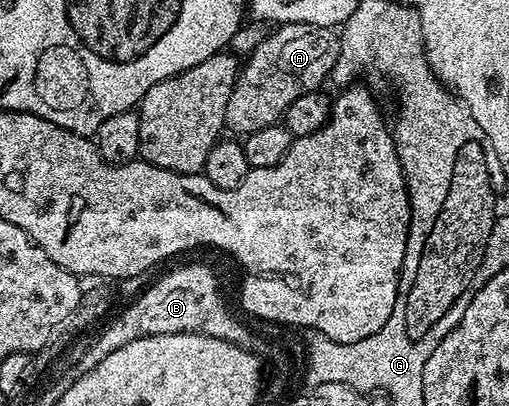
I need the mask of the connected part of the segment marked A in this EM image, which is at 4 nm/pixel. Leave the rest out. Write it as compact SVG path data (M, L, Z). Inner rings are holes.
M307 23L274 28L240 66L233 94L227 99L225 129L248 135L278 124L299 95L320 90L324 86L321 84L330 80L338 52L339 41L333 29L320 29Z

